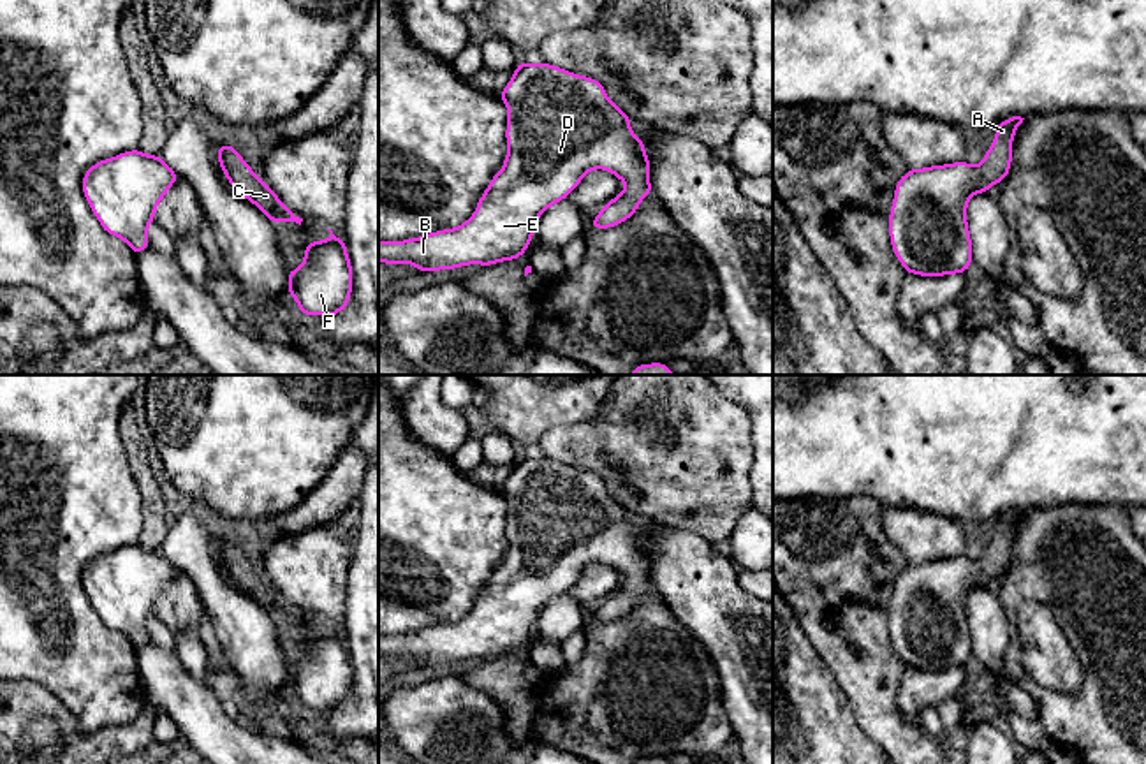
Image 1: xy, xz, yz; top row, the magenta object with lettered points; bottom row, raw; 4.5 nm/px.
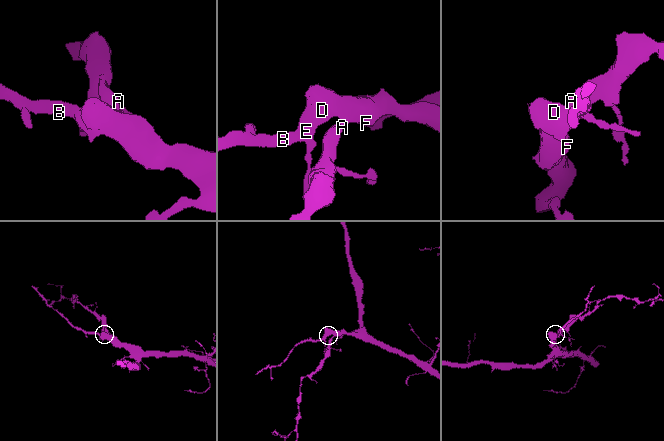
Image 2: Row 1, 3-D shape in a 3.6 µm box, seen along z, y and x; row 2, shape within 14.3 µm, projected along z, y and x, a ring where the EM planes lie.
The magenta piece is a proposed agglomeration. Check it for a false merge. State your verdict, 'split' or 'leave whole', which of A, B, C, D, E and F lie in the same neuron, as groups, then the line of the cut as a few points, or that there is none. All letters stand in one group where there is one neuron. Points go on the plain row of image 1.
leave whole; A B C D E F; no cut

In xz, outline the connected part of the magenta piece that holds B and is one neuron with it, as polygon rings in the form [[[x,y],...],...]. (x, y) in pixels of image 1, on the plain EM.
[[[519,456],[500,493],[507,500],[507,551],[474,609],[454,623],[428,627],[414,634],[378,635],[378,655],[412,658],[422,667],[461,660],[491,660],[521,651],[532,637],[537,613],[577,583],[586,567],[604,563],[625,576],[625,584],[606,597],[588,618],[609,623],[628,614],[650,590],[650,553],[644,537],[630,523],[630,511],[611,496],[602,477],[542,458]]]

